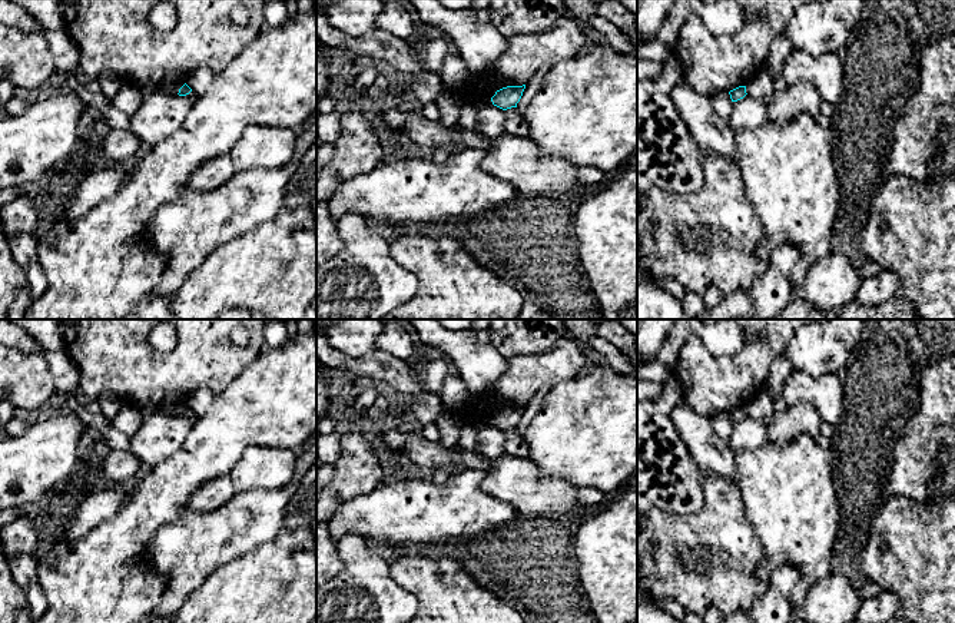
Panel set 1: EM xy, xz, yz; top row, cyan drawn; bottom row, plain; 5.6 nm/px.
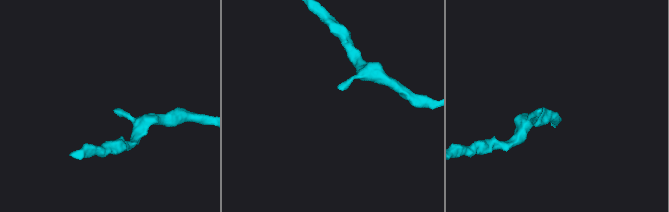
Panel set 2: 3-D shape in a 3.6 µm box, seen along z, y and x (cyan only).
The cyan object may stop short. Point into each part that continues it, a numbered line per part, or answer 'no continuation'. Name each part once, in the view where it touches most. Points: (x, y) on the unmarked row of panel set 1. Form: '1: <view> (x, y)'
no continuation

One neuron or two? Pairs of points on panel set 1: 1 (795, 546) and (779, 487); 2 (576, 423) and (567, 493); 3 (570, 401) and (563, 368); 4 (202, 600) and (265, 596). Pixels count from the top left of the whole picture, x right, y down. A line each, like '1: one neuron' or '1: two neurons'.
1: one neuron
2: two neurons
3: two neurons
4: one neuron

